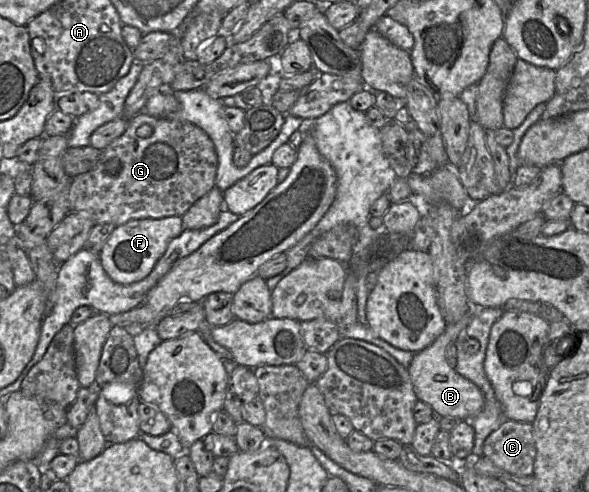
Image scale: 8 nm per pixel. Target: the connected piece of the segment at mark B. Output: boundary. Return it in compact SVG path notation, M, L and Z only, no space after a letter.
M474 307L465 316L463 316L459 321L451 324L447 324L444 332L439 335L433 343L420 352L415 353L412 362L408 366L407 370L411 378L411 382L418 400L421 400L428 404L434 411L437 417L454 417L461 420L470 420L476 414L478 414L484 405L484 396L482 391L477 385L475 385L470 380L459 375L454 368L452 368L446 360L446 347L453 343L456 338L462 334L465 334L465 329L469 325L474 312L479 308L484 307Z

